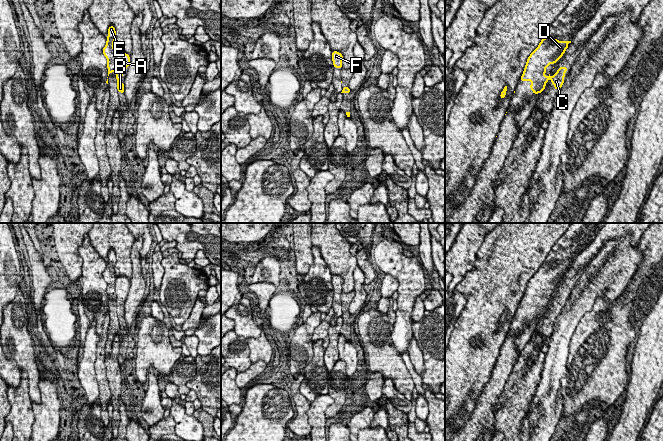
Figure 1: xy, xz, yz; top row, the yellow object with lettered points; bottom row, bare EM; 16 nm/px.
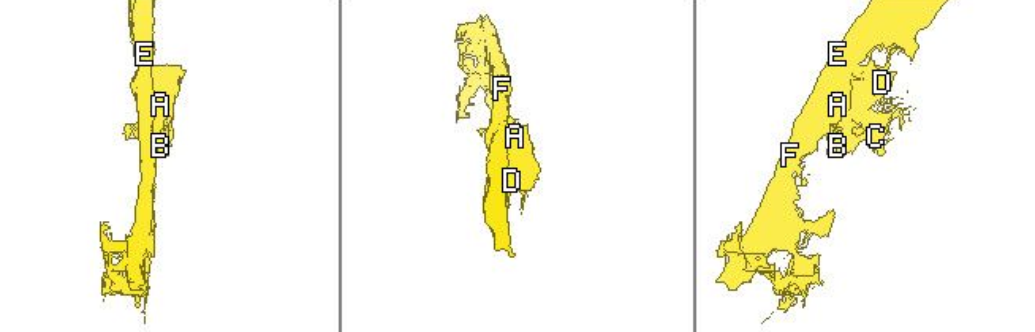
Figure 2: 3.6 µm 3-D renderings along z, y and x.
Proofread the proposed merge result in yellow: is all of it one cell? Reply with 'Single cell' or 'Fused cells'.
Single cell

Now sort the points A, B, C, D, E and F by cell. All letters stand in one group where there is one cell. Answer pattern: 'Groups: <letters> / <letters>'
Groups: A B C D E F

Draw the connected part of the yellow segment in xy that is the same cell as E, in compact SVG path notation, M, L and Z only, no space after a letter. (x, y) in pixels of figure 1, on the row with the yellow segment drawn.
M114 26L108 28L108 36L105 47L102 49L104 56L107 59L108 76L110 73L116 72L117 90L120 93L124 92L124 83L119 81L123 79L123 68L128 68L130 64L130 56L125 52L116 52L114 42L116 40L116 30Z

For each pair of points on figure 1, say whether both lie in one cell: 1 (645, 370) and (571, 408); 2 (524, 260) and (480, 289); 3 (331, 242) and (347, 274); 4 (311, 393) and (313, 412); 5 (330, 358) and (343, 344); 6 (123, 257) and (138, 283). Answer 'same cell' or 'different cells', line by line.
1: different cells
2: same cell
3: same cell
4: different cells
5: different cells
6: different cells

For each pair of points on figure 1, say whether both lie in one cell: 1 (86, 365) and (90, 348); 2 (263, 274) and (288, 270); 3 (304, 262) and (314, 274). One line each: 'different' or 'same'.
1: same
2: different
3: different

